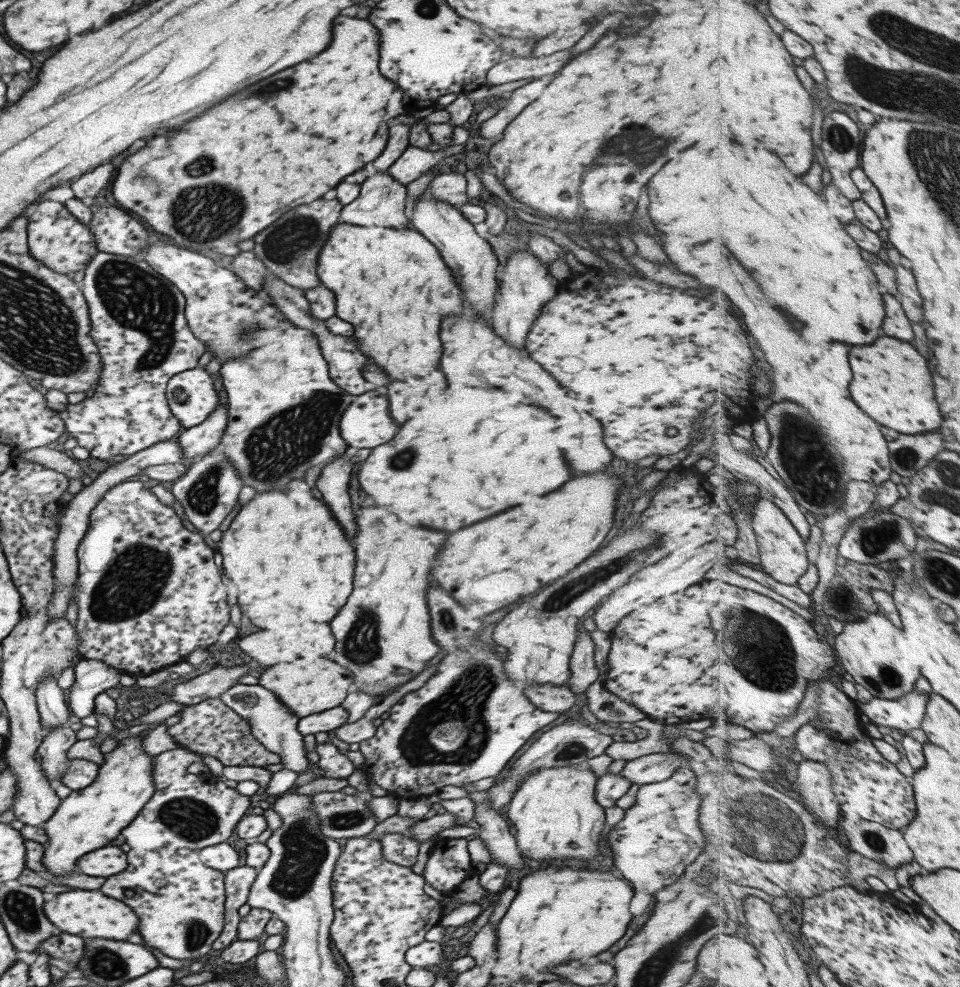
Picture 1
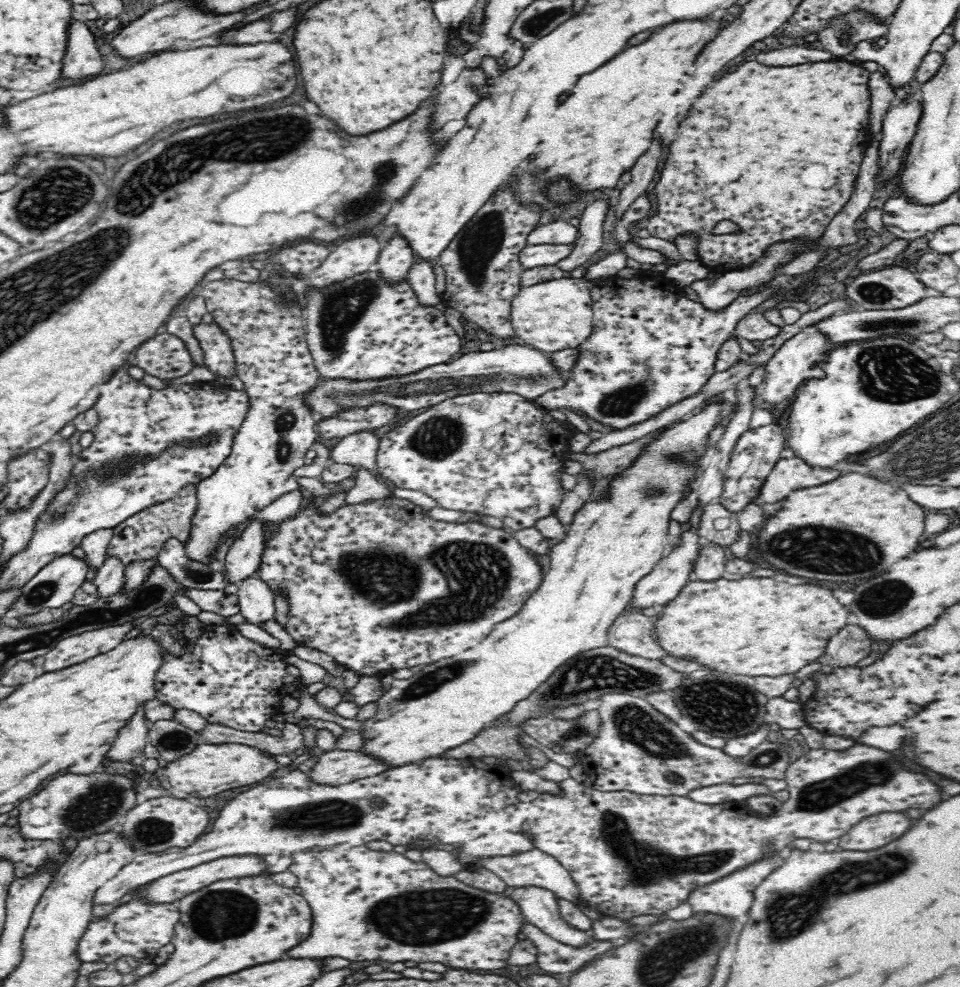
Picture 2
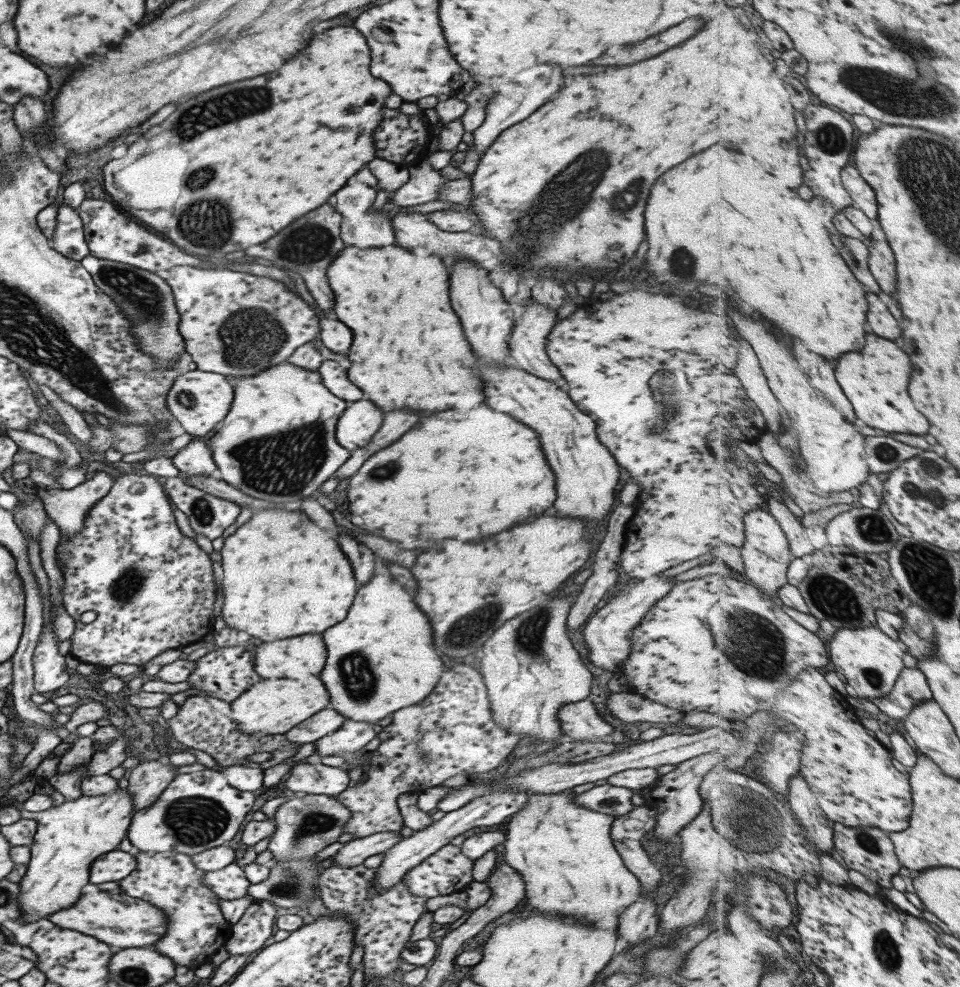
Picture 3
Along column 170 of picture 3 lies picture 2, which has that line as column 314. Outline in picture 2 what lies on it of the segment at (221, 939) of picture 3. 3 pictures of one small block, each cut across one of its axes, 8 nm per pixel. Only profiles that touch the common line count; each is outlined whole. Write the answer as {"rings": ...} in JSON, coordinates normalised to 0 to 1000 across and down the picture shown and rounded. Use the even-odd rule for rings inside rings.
{"rings":[[[379,856],[347,858],[346,860],[331,862],[316,863],[305,867],[303,876],[300,881],[304,882],[310,889],[310,896],[315,900],[314,907],[320,912],[325,923],[325,940],[321,950],[317,950],[313,956],[308,956],[306,963],[302,963],[298,967],[298,971],[308,972],[331,972],[333,971],[360,971],[360,973],[402,973],[402,975],[423,975],[423,973],[431,973],[431,975],[460,975],[468,981],[477,981],[483,983],[523,983],[529,984],[529,971],[531,971],[531,961],[538,953],[540,953],[540,944],[544,940],[544,934],[547,934],[546,927],[542,925],[542,919],[538,913],[533,913],[530,909],[522,906],[515,906],[508,903],[500,902],[496,899],[483,896],[472,888],[457,888],[448,880],[441,872],[431,873],[420,865],[408,861],[404,863],[389,862]]]}

